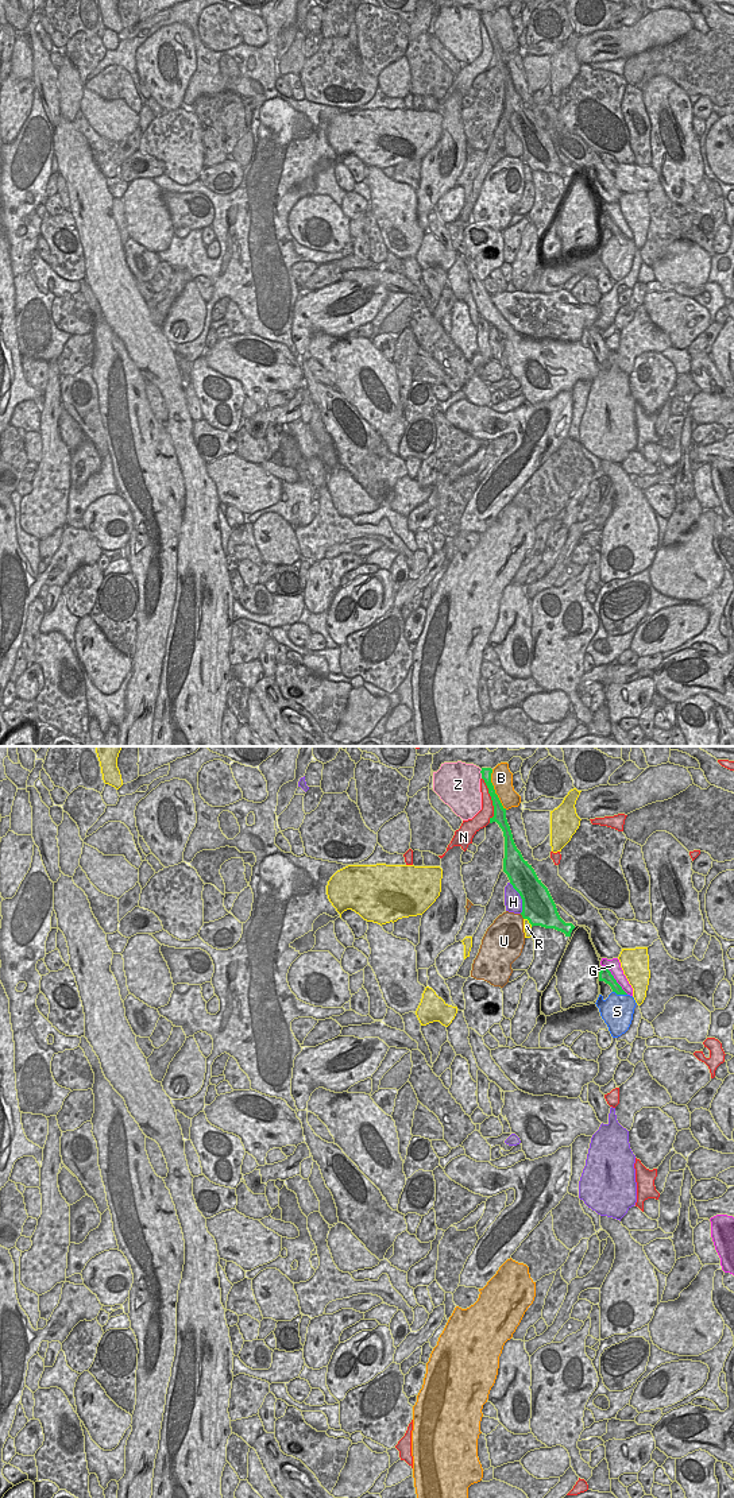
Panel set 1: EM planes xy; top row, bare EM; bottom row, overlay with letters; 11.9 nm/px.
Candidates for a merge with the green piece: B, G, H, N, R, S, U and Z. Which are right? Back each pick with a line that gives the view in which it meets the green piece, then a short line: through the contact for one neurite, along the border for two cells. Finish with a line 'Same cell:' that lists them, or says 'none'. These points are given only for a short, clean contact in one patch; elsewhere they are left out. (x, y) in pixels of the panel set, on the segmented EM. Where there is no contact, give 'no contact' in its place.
G: xy
Same cell: G

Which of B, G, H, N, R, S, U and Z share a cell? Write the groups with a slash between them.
B / G / H / N / R / S / U / Z

